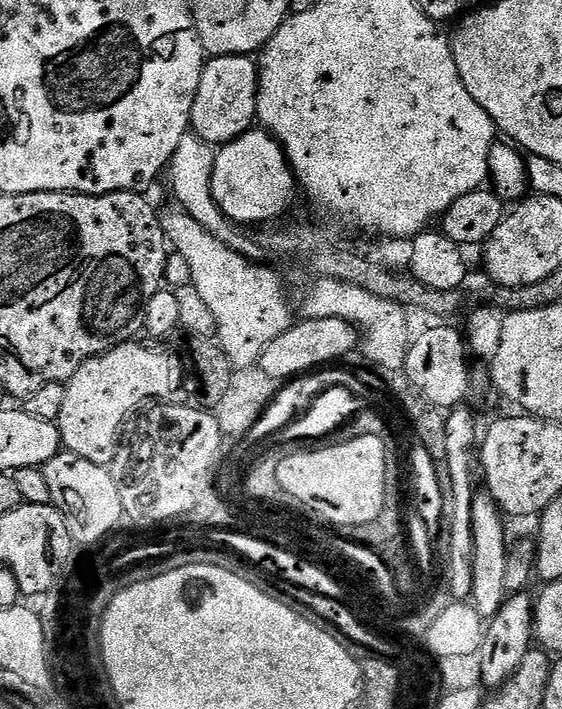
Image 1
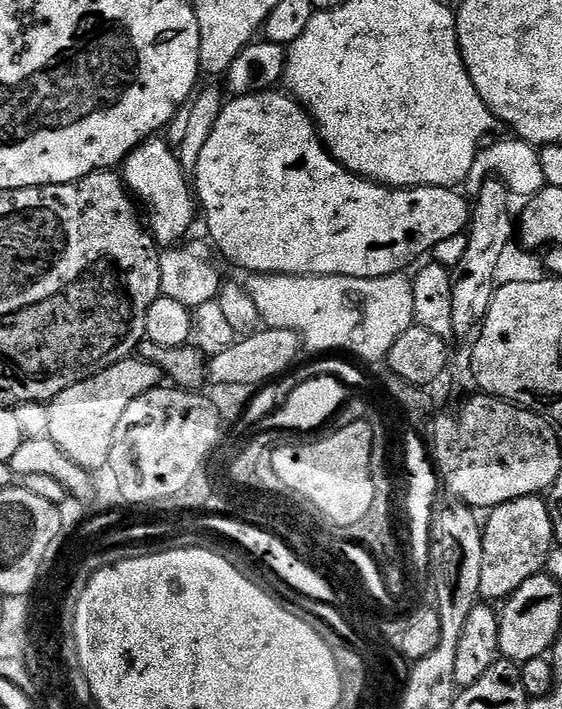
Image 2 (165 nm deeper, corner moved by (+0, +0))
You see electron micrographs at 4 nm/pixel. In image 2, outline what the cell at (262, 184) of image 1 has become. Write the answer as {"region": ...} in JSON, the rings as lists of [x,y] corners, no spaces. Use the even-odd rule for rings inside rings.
{"region":[[[284,90],[267,92],[249,92],[229,99],[214,124],[210,138],[199,155],[194,171],[194,192],[198,197],[202,216],[208,219],[208,232],[215,251],[232,264],[245,268],[245,273],[262,275],[298,275],[298,276],[349,276],[358,279],[378,279],[396,273],[403,273],[415,260],[427,257],[438,242],[454,238],[454,234],[464,232],[470,223],[470,204],[459,191],[451,188],[389,188],[387,184],[376,184],[373,180],[354,174],[332,157],[324,141],[320,139],[320,130],[316,121],[308,114],[308,109],[295,96]]]}

